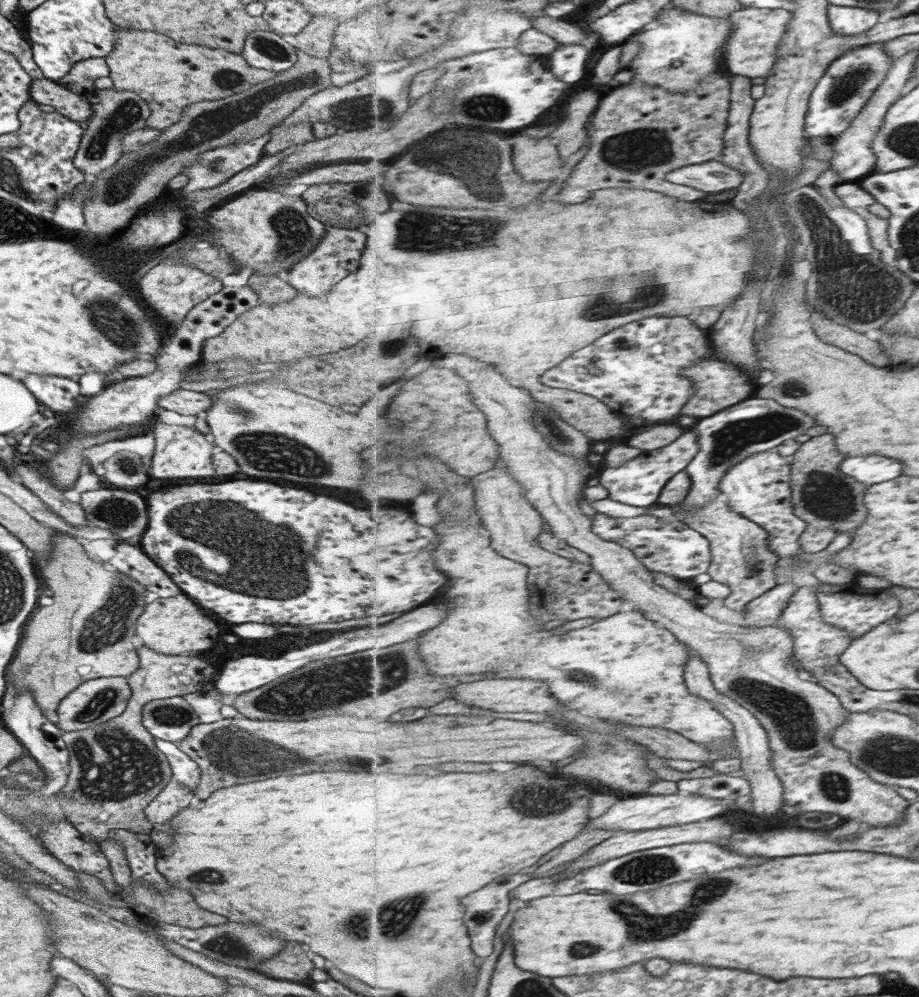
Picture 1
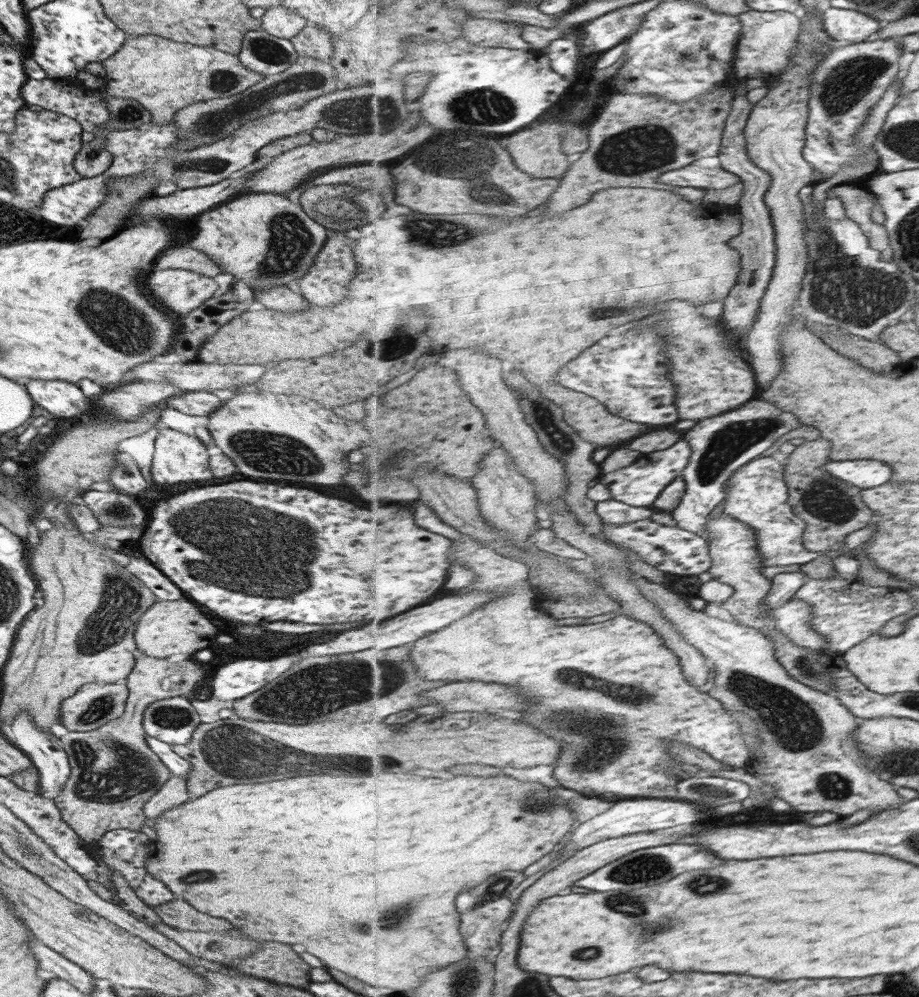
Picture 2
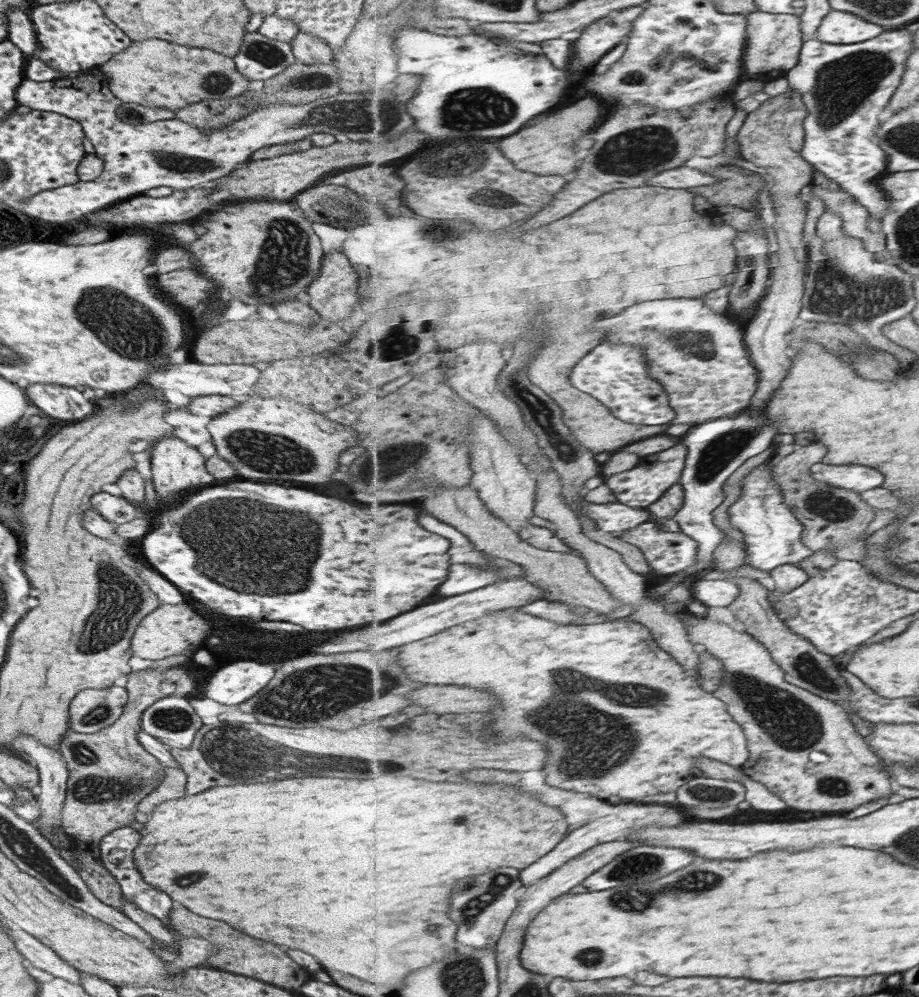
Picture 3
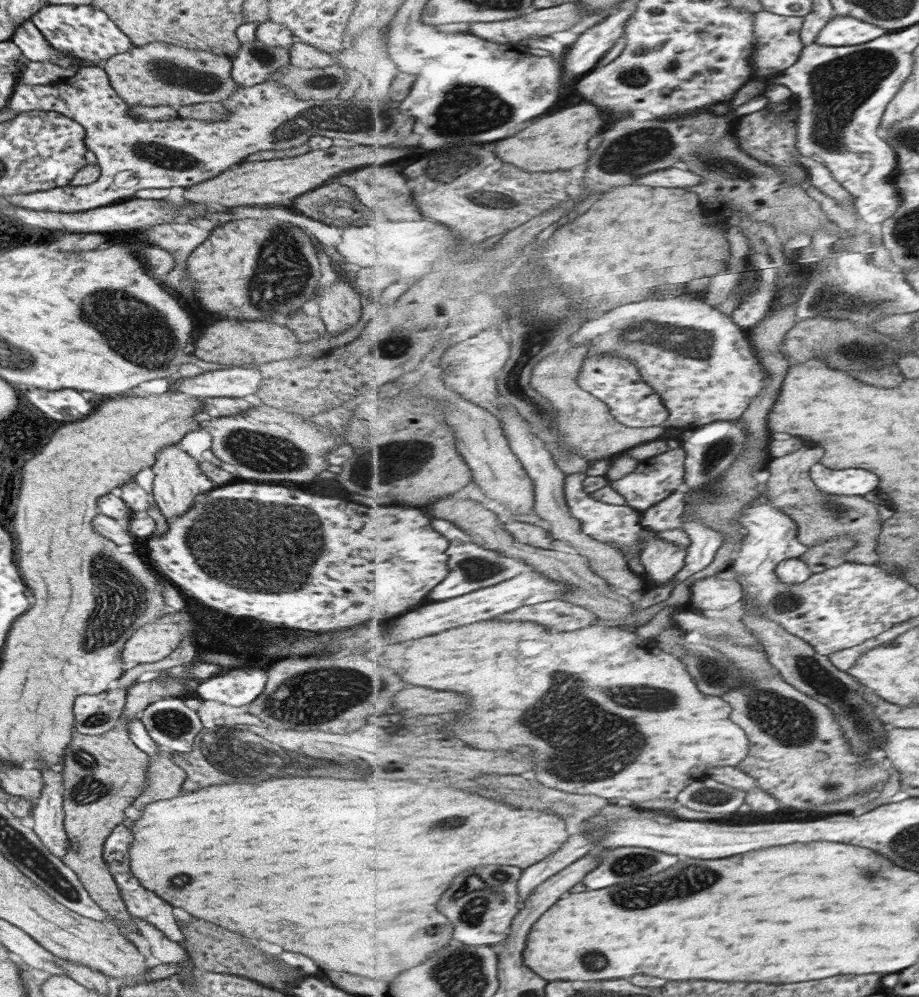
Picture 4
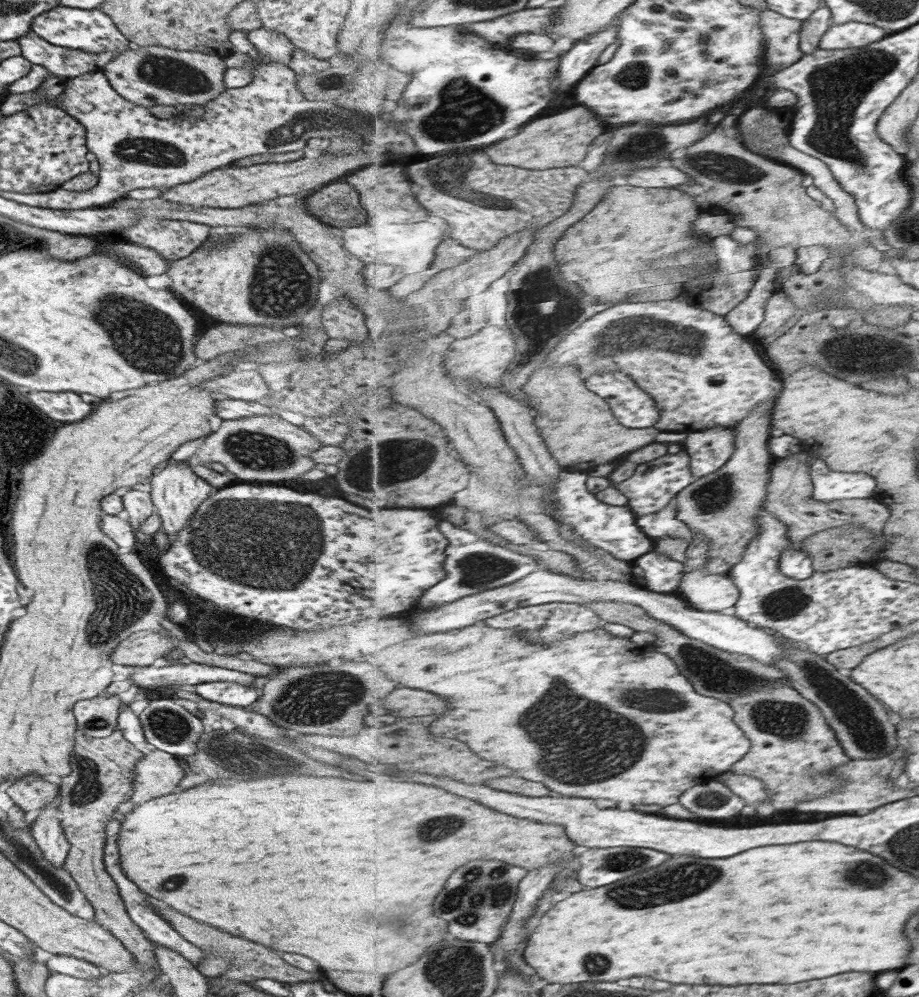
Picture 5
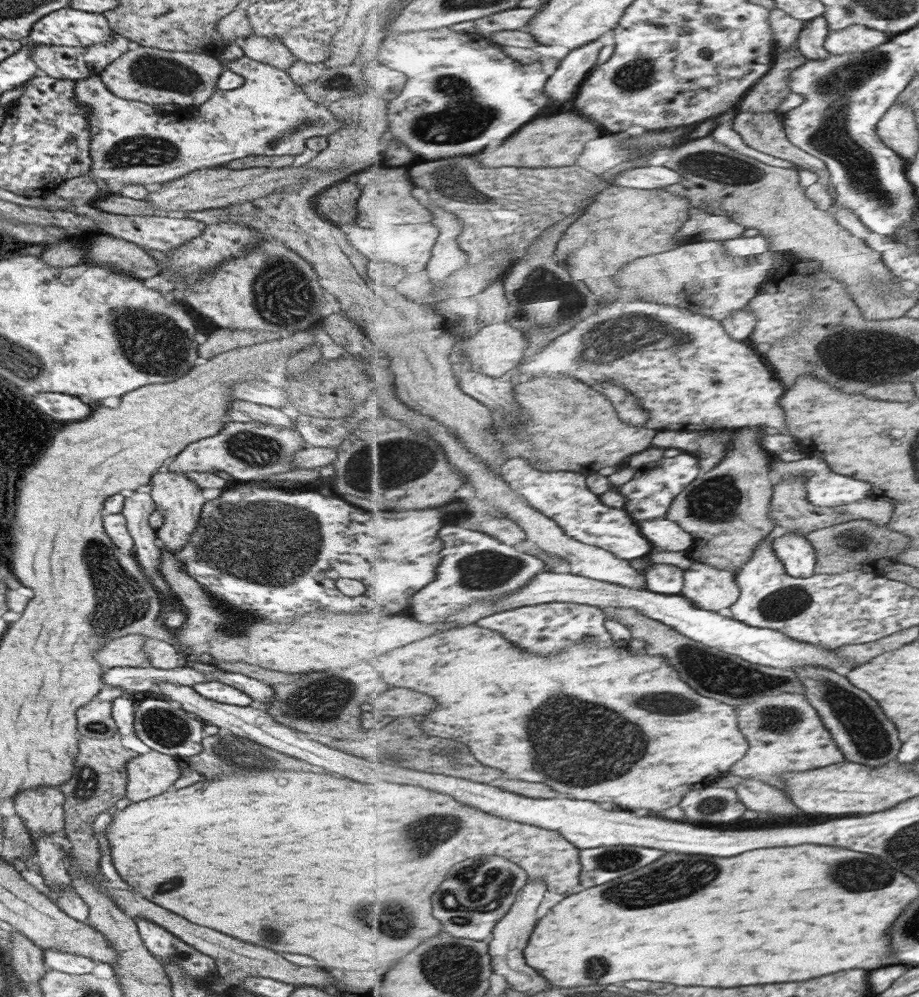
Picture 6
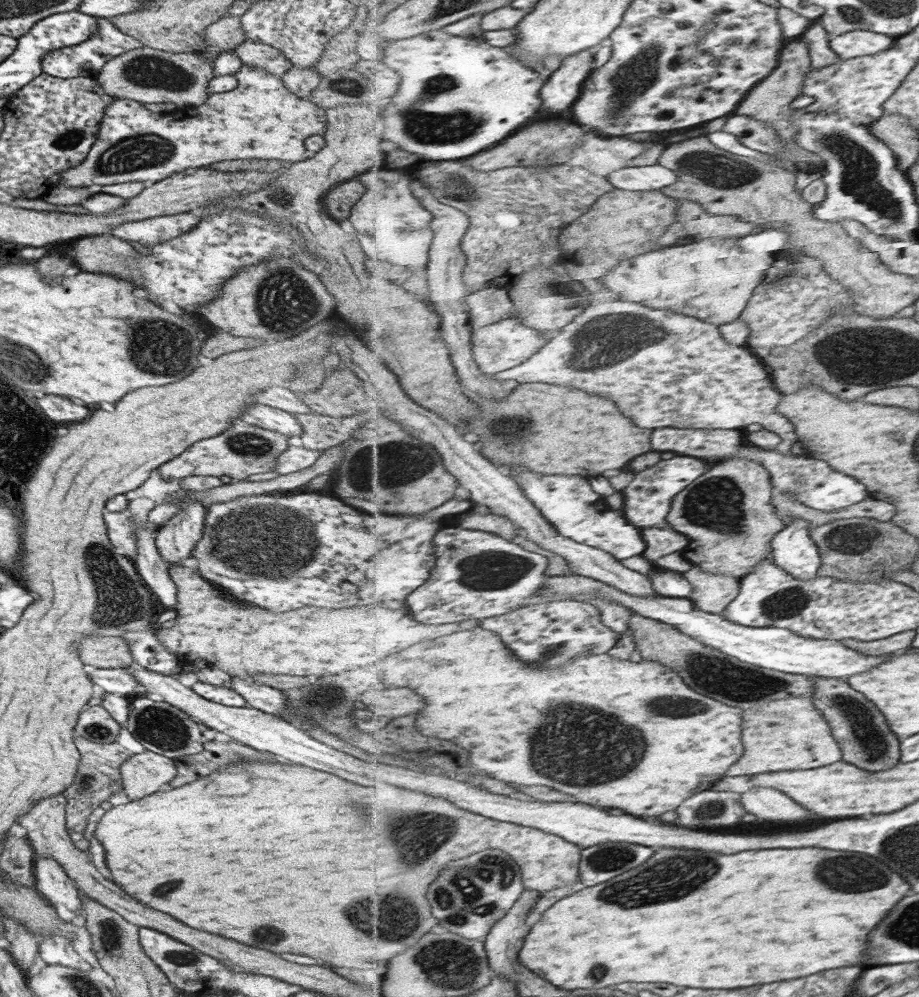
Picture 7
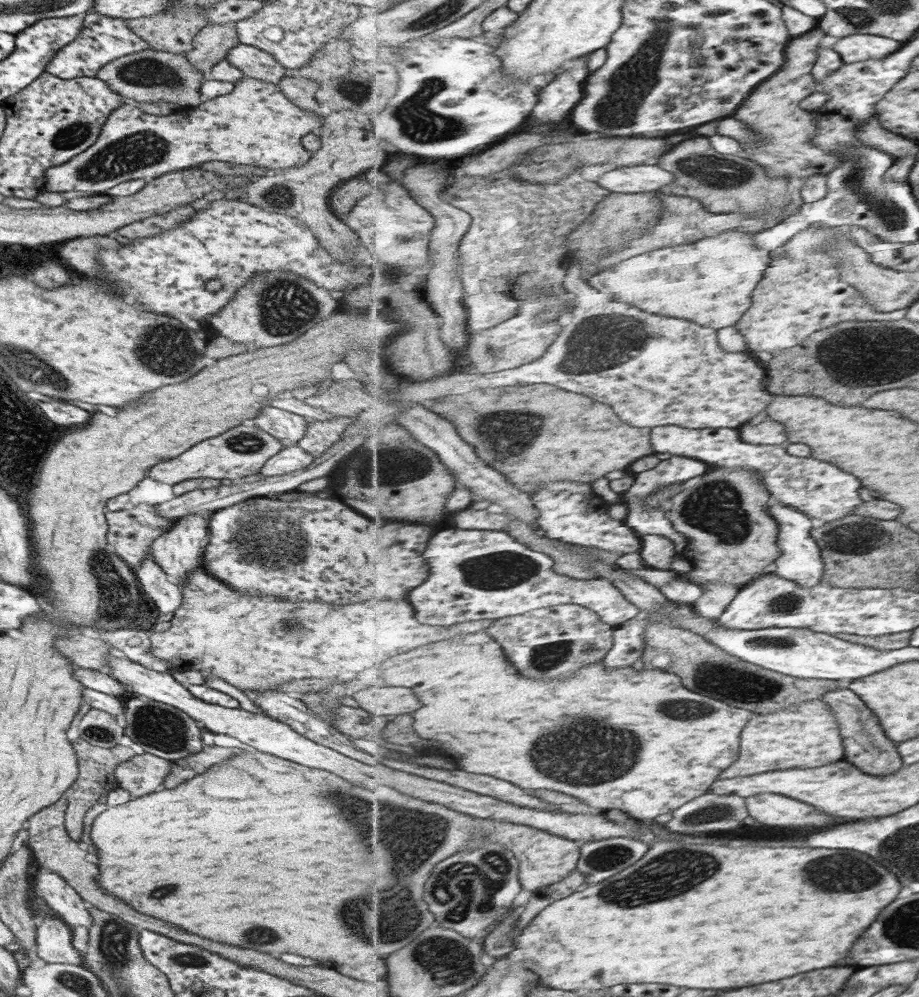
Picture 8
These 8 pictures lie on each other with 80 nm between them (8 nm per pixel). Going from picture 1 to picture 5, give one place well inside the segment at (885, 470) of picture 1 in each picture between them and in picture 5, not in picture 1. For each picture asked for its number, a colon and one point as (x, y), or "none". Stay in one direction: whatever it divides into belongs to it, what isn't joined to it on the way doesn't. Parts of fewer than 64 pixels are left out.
2: (867, 474)
3: (856, 477)
4: (851, 481)
5: (829, 485)

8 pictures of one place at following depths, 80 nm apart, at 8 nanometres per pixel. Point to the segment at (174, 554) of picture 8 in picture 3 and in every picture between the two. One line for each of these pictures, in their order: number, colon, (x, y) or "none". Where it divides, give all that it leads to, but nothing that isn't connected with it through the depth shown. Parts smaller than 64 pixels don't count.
3: (177, 469)
4: (178, 481)
5: (175, 490)
6: (179, 499)
7: (175, 538)

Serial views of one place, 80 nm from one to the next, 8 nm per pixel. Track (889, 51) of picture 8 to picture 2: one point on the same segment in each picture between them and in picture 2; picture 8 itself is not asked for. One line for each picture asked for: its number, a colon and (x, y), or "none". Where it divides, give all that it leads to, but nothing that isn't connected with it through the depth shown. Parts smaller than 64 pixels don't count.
2: (845, 26)
3: (839, 27)
4: (841, 30)
5: (851, 34)
6: (858, 38)
7: (853, 44)

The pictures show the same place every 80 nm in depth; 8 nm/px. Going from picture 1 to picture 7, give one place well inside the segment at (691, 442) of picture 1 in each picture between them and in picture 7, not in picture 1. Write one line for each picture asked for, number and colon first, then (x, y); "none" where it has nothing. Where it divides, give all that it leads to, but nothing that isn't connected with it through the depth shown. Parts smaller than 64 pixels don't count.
2: (641, 484)
3: (640, 487)
4: (652, 482)
5: (651, 488)
6: (650, 494)
7: (648, 499)

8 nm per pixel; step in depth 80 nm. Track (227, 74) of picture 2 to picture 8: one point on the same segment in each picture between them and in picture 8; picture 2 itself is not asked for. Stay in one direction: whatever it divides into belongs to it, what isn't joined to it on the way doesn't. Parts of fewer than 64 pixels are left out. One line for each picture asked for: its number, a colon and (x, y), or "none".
3: (154, 73)
4: (153, 74)
5: (147, 76)
6: (182, 80)
7: (151, 77)
8: (149, 75)

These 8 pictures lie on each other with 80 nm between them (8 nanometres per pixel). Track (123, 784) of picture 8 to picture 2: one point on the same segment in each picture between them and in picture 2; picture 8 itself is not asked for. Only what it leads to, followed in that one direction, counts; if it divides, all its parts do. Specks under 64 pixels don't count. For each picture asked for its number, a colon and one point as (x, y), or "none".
2: (173, 792)
3: (171, 787)
4: (164, 779)
5: (157, 774)
6: (150, 774)
7: (142, 774)

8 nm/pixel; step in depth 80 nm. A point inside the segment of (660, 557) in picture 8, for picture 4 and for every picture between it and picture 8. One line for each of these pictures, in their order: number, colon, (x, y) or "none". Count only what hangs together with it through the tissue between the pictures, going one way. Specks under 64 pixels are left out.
4: (666, 515)
5: (664, 524)
6: (665, 534)
7: (661, 541)

